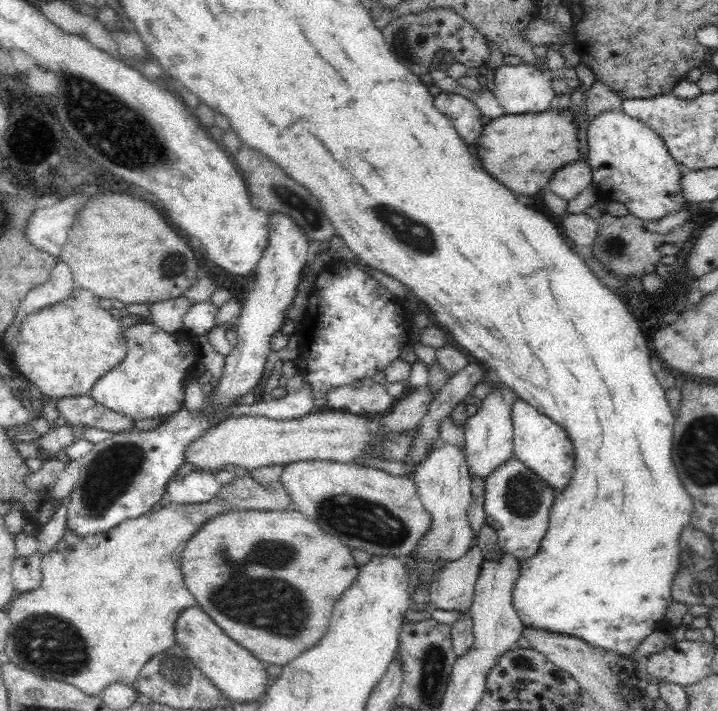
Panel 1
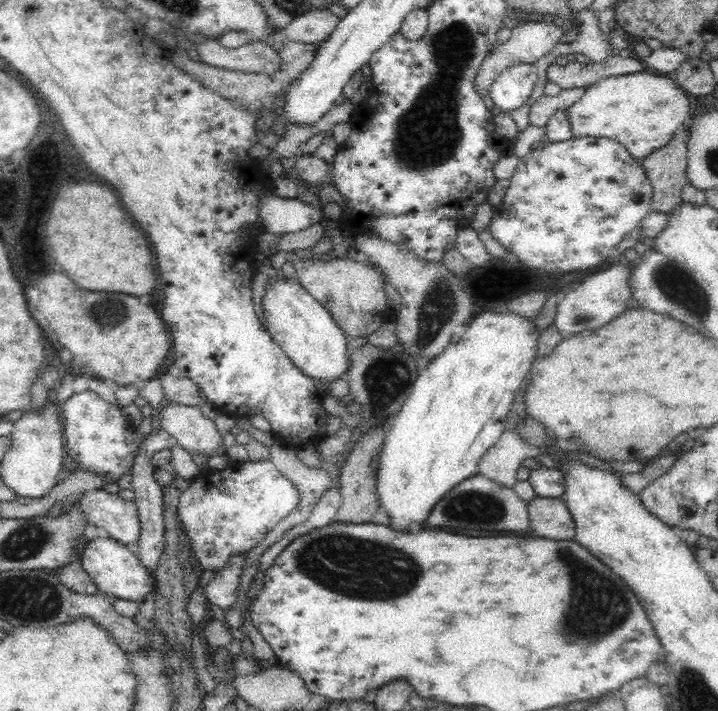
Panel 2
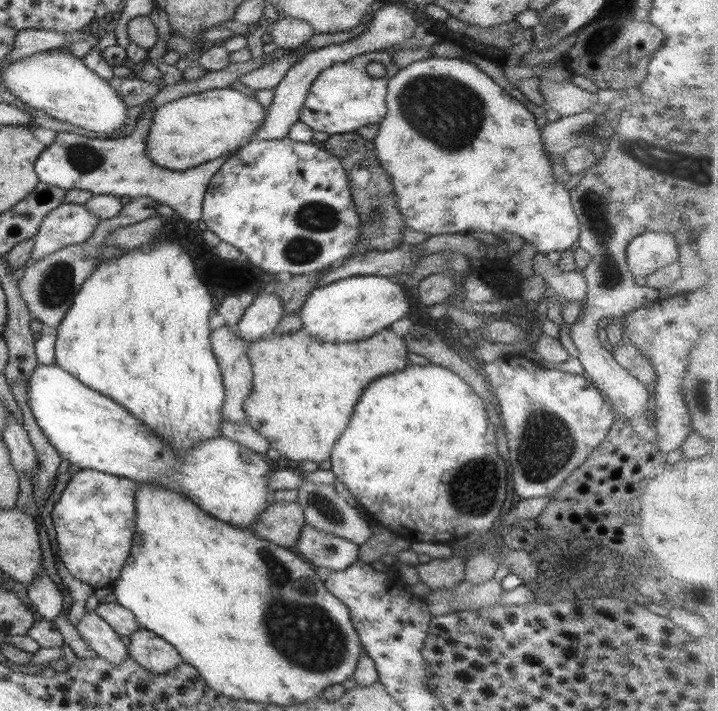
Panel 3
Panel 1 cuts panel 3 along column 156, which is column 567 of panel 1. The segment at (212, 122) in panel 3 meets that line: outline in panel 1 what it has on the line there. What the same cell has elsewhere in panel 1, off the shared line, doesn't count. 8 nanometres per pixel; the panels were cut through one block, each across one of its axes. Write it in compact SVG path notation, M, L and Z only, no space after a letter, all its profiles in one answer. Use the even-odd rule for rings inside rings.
M550 107L544 112L504 115L485 121L484 136L472 147L480 146L480 162L484 170L500 180L514 194L531 195L548 186L552 175L566 164L579 158L578 127L572 124L570 108L557 111Z

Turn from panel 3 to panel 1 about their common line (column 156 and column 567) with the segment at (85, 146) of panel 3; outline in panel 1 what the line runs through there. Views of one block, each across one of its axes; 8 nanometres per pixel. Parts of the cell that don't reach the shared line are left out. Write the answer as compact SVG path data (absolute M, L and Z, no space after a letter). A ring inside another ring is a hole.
M579 155L576 162L566 164L560 170L556 170L548 184L548 190L552 190L565 201L573 201L586 187L593 182L593 170L589 163L581 159Z

